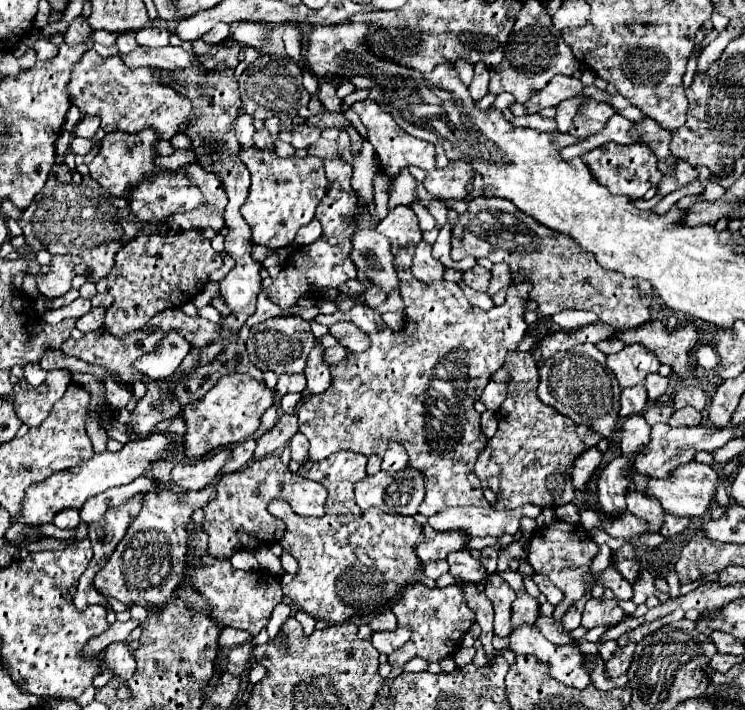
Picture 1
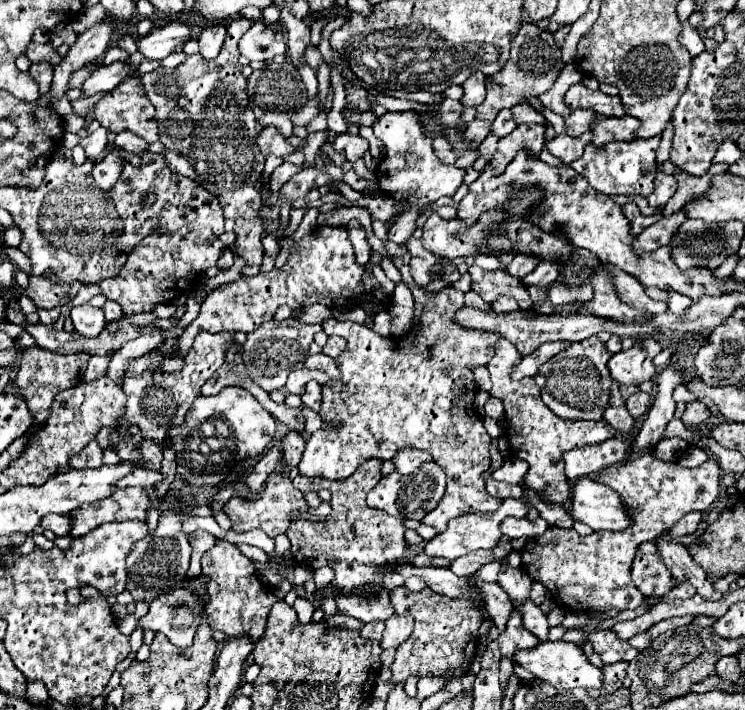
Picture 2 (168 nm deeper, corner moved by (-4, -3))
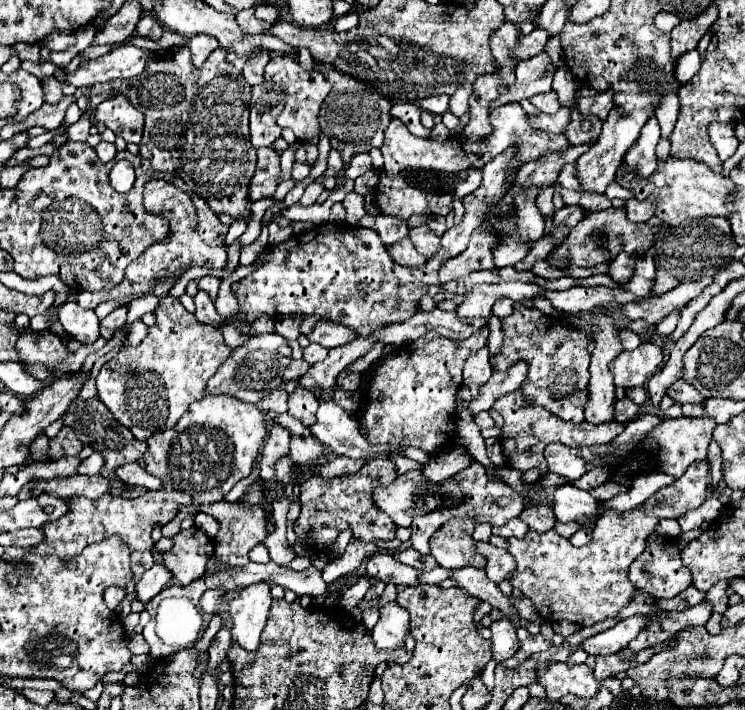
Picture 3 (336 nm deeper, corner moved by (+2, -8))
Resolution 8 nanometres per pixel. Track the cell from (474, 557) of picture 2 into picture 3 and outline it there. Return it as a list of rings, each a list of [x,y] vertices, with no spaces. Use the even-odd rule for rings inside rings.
[[[436,567],[436,569],[428,571],[428,573],[420,573],[420,583],[434,583],[434,585],[438,585],[438,583],[442,583],[448,577],[450,577],[450,569]]]

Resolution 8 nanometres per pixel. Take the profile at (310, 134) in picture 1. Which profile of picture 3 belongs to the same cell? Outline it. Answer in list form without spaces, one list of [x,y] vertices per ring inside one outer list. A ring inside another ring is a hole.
[[[272,147],[258,149],[256,173],[250,181],[250,201],[272,197],[280,179],[280,157]]]

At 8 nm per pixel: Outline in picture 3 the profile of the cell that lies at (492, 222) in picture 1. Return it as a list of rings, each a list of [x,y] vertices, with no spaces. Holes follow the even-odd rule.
[[[428,225],[412,227],[412,229],[410,229],[410,239],[412,239],[412,243],[414,243],[414,247],[416,247],[418,253],[422,253],[422,255],[426,255],[426,257],[438,253],[440,237],[434,235]]]

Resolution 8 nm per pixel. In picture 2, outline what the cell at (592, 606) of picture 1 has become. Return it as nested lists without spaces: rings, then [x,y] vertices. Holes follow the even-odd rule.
[[[598,630],[588,636],[588,640],[594,646],[594,652],[600,654],[602,666],[614,664],[614,662],[630,662],[640,654],[638,648],[632,648],[626,640],[620,640],[610,630]]]

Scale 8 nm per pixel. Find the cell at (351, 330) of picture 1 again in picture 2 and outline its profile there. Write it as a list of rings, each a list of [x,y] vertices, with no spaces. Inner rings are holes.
[[[330,336],[328,342],[326,342],[326,346],[322,348],[322,352],[324,352],[326,356],[330,356],[330,358],[338,358],[340,352],[344,352],[344,338],[340,338],[340,336]]]

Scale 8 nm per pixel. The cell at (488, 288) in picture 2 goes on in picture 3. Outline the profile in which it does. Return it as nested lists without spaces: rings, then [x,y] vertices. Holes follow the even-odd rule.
[[[514,303],[511,315],[501,320],[504,333],[502,351],[490,359],[494,369],[506,369],[514,361],[524,359],[530,363],[522,393],[532,405],[540,405],[556,417],[570,423],[584,423],[586,407],[586,385],[590,375],[590,353],[586,349],[586,335],[564,321],[564,317],[546,317],[538,309],[528,309],[522,303]],[[550,319],[554,319],[550,323]]]

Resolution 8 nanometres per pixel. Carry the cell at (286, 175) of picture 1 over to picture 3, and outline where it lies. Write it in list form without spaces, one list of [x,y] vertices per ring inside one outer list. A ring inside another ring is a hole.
[[[318,182],[310,183],[306,188],[305,191],[299,201],[300,204],[303,206],[309,206],[314,204],[321,193],[324,191],[324,186]]]

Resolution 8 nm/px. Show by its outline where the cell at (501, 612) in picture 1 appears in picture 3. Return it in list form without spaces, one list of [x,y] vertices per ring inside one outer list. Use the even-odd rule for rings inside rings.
[[[518,629],[516,635],[518,635],[518,639],[520,639],[520,651],[514,653],[514,657],[502,661],[502,665],[506,665],[506,667],[516,667],[516,665],[524,663],[528,657],[532,657],[534,653],[548,651],[548,649],[552,647],[552,643],[548,643],[542,635],[534,637],[534,635],[530,635],[526,629]]]

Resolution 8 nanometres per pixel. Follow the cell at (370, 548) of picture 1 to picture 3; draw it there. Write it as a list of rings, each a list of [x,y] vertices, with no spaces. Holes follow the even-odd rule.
[[[374,457],[370,459],[356,475],[346,479],[322,481],[322,477],[310,477],[300,483],[300,501],[302,511],[300,517],[294,521],[294,533],[302,537],[302,543],[310,553],[324,549],[318,545],[336,545],[336,539],[342,531],[350,529],[352,539],[358,541],[392,541],[396,535],[396,525],[392,519],[378,511],[370,493],[376,485],[388,485],[396,479],[394,463],[388,457]]]

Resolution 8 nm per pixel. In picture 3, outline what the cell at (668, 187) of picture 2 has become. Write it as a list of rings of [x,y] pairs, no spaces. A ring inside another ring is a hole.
[[[630,199],[630,201],[626,201],[626,213],[628,213],[630,221],[644,223],[654,215],[654,199],[644,199],[644,201]]]

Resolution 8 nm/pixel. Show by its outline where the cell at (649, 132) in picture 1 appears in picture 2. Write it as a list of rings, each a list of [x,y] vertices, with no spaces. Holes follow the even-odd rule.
[[[596,114],[596,120],[592,122],[592,144],[604,146],[610,140],[632,140],[636,126],[640,126],[636,118],[604,118]]]

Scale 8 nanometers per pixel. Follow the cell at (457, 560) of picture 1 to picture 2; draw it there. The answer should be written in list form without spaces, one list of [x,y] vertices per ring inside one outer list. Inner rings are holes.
[[[474,580],[474,584],[486,596],[486,610],[488,610],[494,626],[498,628],[498,632],[504,632],[506,622],[512,616],[512,606],[510,606],[512,600],[508,598],[508,594],[504,594],[504,590],[498,584],[488,584],[482,580]]]

